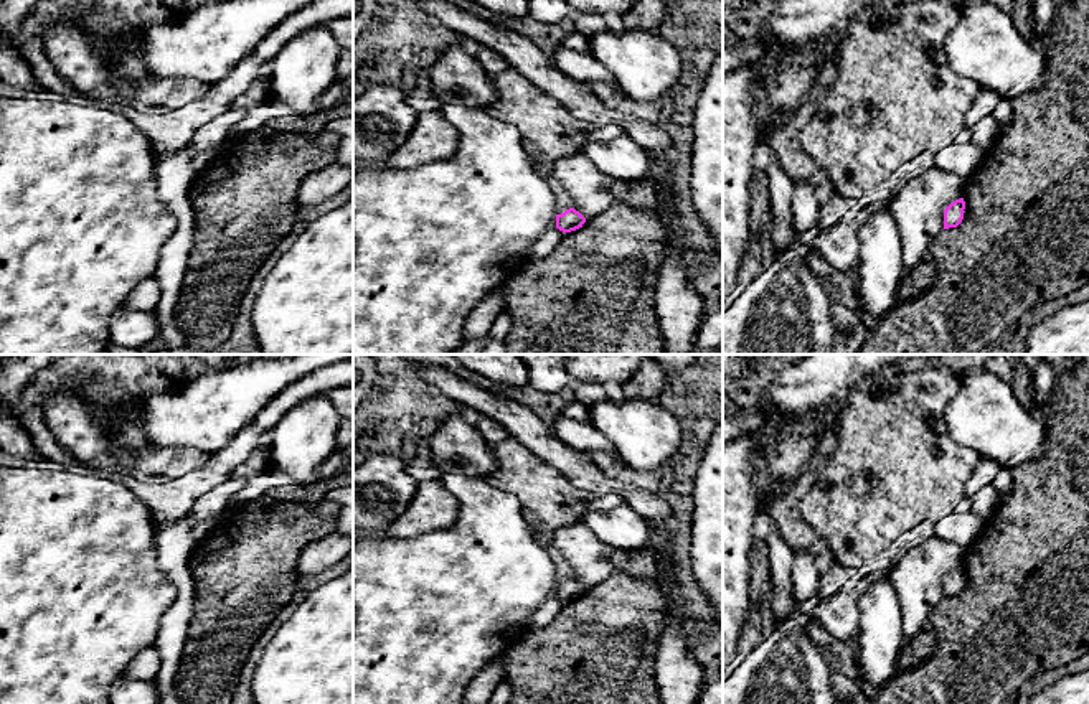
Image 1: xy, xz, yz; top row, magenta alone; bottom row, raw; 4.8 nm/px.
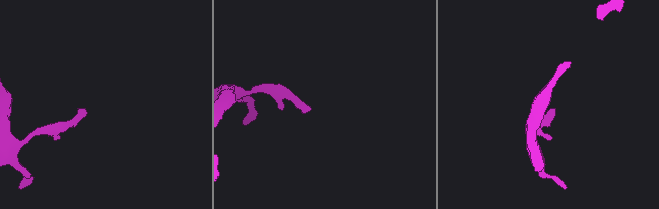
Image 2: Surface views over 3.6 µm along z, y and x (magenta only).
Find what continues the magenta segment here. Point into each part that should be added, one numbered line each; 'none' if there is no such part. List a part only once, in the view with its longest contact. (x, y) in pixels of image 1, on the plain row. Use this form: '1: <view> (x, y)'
none

